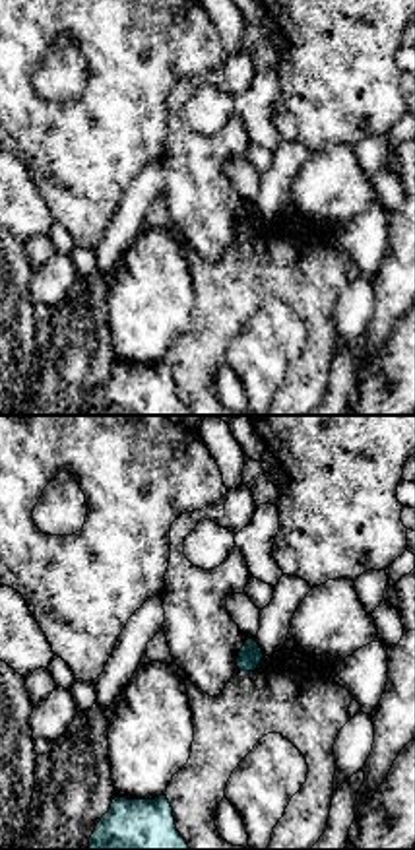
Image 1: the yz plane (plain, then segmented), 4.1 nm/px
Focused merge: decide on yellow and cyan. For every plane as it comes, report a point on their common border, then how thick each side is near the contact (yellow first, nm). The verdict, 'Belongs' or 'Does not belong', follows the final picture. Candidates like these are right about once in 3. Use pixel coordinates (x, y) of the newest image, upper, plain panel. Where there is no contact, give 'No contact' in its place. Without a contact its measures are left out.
No contact

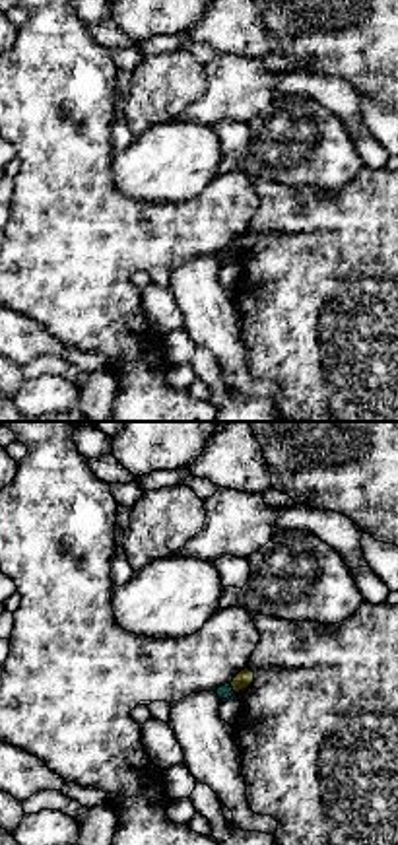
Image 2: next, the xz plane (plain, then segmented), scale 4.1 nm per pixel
Touches yellow at (232, 251). Thickness 70 nm (yellow) against 60 nm

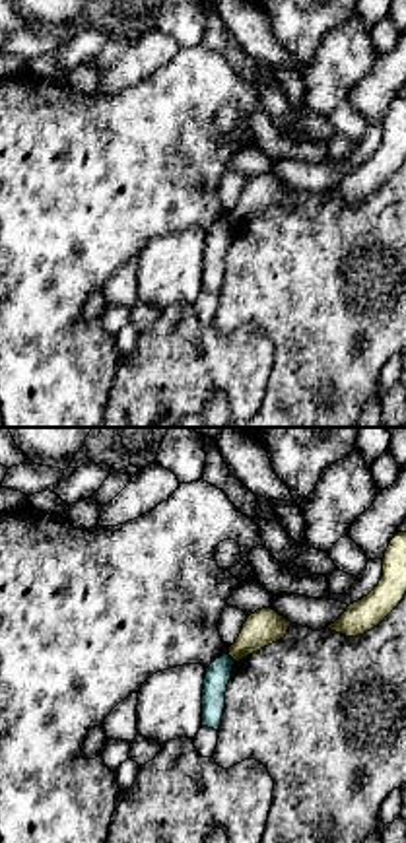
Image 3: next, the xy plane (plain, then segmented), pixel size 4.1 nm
Touches yellow at (232, 222). Thickness 150 nm (yellow) against 110 nm

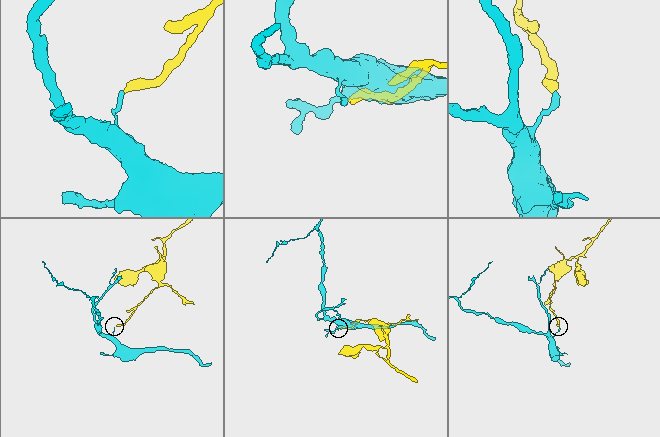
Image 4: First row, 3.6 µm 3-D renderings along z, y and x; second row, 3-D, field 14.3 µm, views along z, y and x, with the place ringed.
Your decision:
Does not belong

